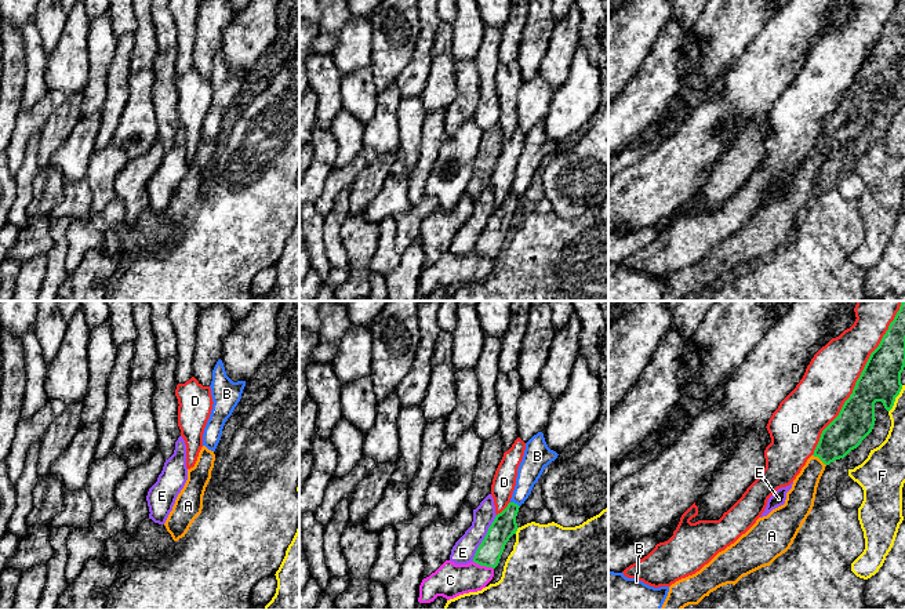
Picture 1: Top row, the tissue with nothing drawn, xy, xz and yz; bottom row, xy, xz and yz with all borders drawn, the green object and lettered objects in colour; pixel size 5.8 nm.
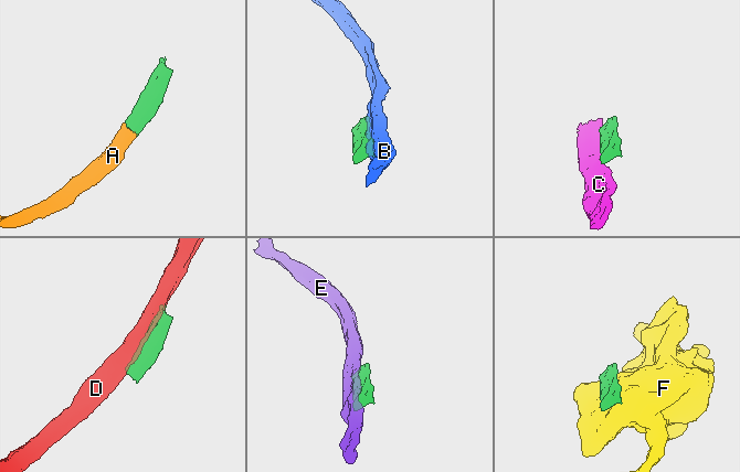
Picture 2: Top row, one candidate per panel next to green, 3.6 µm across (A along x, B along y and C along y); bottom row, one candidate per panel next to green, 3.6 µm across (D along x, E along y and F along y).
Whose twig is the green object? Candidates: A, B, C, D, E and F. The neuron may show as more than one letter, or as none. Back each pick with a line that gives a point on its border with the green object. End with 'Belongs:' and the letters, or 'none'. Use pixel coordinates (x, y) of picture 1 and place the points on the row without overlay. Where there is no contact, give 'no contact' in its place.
A: contact yz (820, 149)
Belongs: A

